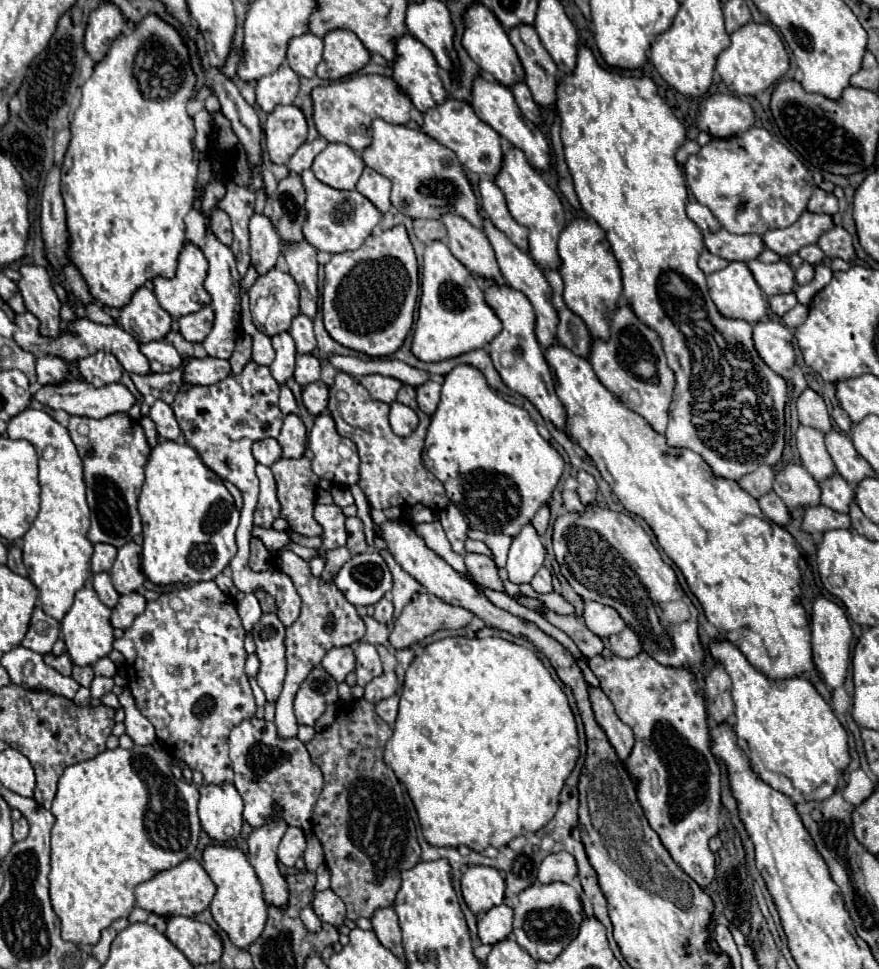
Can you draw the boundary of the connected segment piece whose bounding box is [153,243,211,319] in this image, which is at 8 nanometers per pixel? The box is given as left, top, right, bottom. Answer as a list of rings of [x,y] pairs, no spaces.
[[[187,243],[179,255],[177,275],[173,279],[155,277],[153,291],[159,305],[175,319],[195,313],[211,303],[211,297],[203,289],[207,277],[207,259],[199,247]]]

